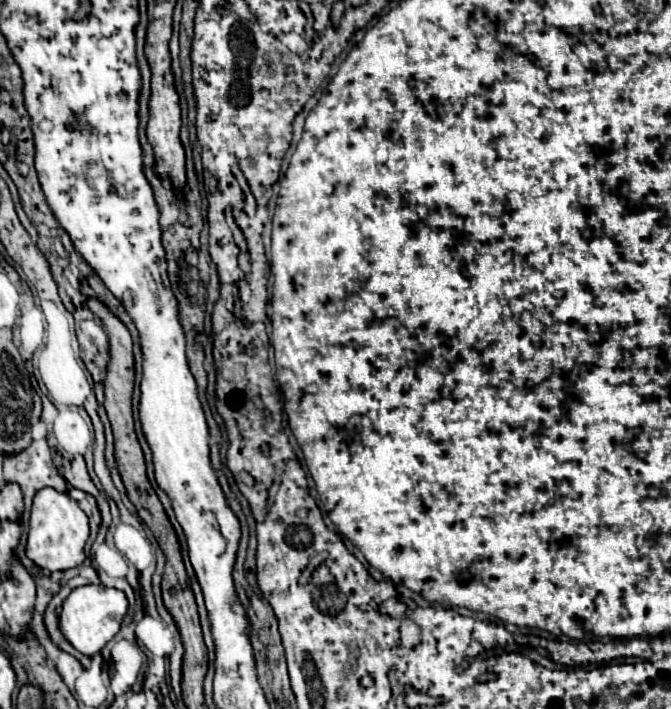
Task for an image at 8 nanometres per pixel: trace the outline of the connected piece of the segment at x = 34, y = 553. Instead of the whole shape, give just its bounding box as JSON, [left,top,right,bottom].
[26,489,88,571]

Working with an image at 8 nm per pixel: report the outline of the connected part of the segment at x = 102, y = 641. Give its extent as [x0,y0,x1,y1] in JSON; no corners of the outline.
[60,585,128,657]

